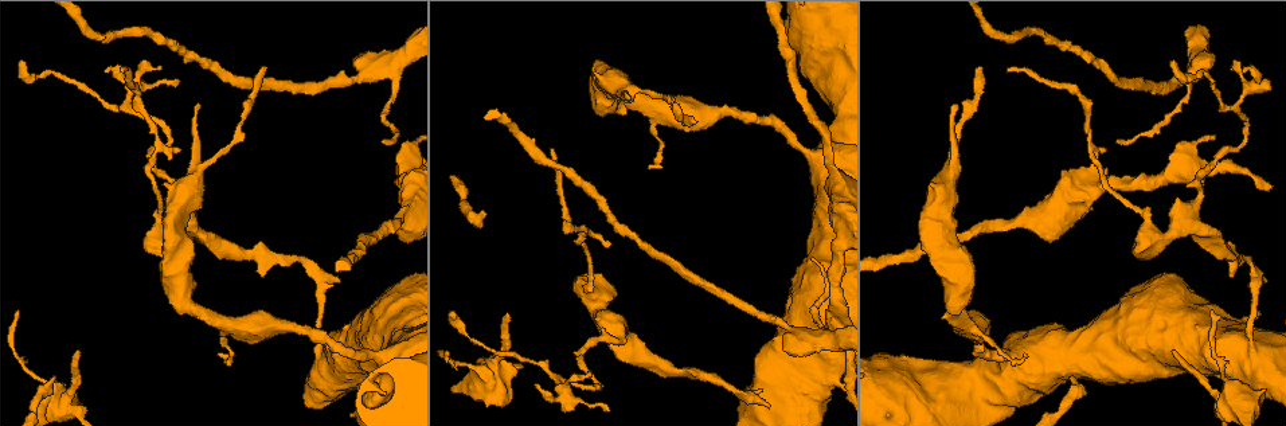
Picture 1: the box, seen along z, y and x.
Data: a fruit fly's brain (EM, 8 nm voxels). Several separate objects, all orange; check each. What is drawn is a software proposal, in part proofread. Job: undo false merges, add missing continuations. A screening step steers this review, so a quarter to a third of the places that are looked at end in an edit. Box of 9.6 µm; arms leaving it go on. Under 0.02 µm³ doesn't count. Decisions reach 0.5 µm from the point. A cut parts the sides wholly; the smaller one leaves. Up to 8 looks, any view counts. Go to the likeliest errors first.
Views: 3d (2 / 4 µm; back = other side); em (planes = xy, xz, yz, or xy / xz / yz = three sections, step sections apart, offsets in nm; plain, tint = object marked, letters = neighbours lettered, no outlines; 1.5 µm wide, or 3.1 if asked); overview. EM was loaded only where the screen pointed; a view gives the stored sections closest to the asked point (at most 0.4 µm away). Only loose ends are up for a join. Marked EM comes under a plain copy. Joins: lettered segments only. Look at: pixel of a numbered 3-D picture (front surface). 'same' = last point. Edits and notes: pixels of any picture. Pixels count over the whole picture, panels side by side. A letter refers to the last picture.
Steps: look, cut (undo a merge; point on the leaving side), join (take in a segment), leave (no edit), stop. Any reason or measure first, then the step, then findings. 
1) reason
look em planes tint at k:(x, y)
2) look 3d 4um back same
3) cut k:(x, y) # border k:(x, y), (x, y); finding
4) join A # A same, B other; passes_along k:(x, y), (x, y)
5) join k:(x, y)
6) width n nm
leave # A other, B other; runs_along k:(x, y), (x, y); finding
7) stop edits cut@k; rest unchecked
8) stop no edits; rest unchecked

end of a long branch
look 3d 2um at 1:(52, 379)

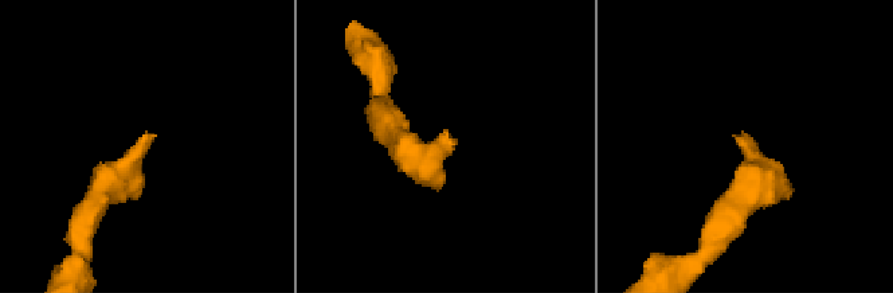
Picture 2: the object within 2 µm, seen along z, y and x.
look em planes letters at 2:(149, 135)

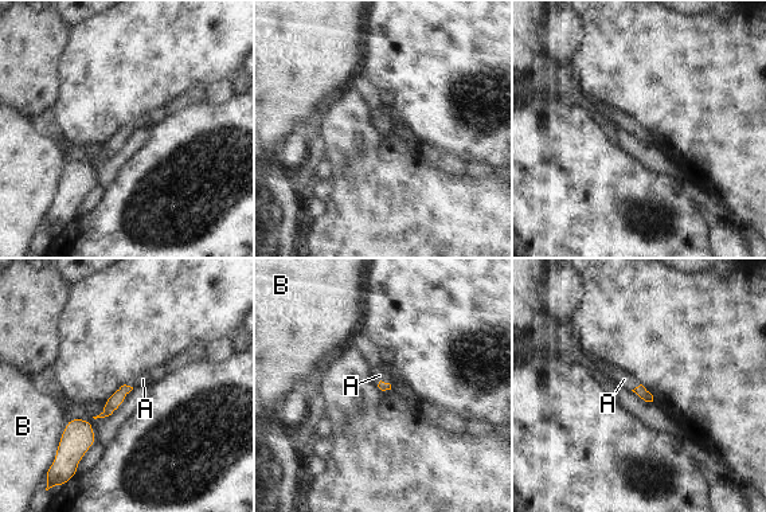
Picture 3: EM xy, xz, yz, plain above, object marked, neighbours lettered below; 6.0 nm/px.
longest_contact B 80 nm
join A # A same, B other; it goes on there

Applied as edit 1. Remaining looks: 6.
tapers out
look 3d 4um at 1:(219, 356)

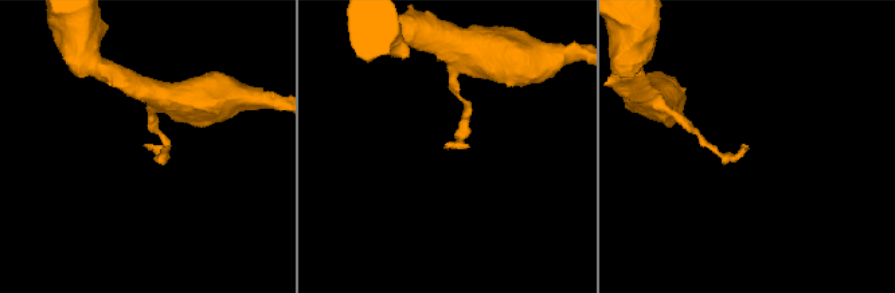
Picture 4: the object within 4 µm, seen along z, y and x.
need the tissue
look em xy step 8 letters at 4:(743, 146)

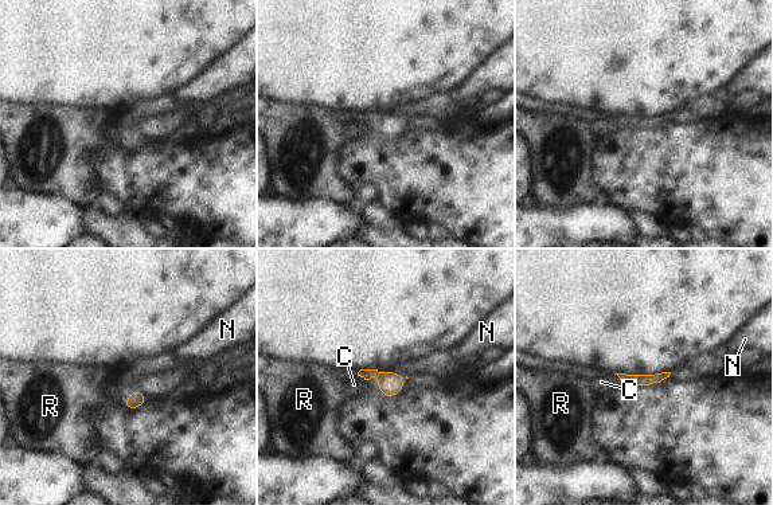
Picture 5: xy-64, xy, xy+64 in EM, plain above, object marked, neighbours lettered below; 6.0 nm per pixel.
longest_contact C 70 nm
leave # C other, N other, R other; none of them fits

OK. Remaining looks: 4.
tapers out
look em xy step 8 letters at 1:(22, 60)

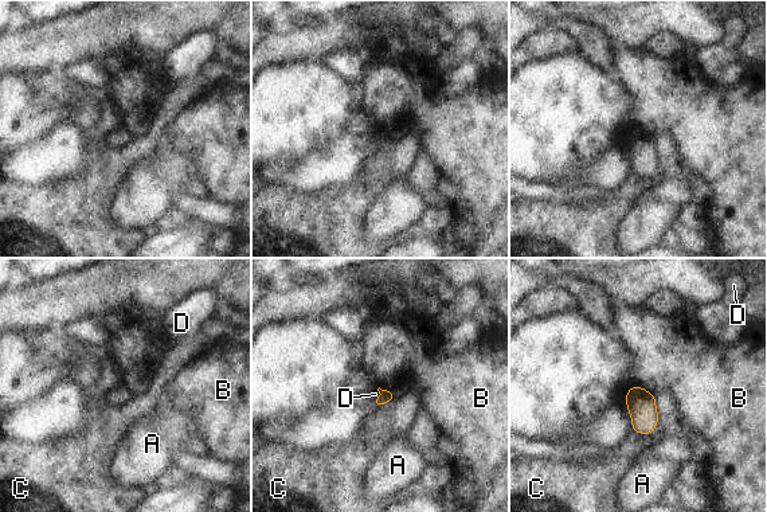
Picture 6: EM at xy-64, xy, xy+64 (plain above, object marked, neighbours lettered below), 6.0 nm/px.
cut it another way
look em planes letters same

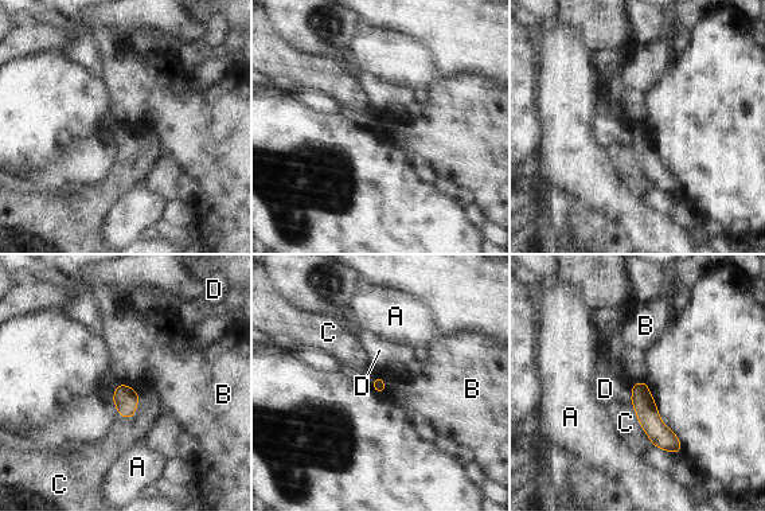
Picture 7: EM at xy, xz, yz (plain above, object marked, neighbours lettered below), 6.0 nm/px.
longest_contact C 300 nm
leave # A other, B other, C other, D other; no lettered segment goes on from it

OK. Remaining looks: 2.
stop edits join@3; rest unchecked

